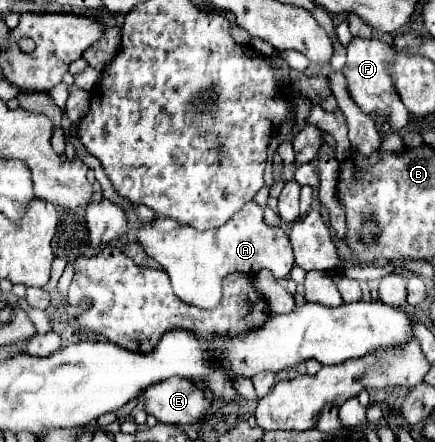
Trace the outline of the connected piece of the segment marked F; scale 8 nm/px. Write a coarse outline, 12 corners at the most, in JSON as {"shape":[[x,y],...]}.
{"shape":[[378,39],[346,45],[344,77],[362,113],[408,123],[388,73],[392,49]]}

